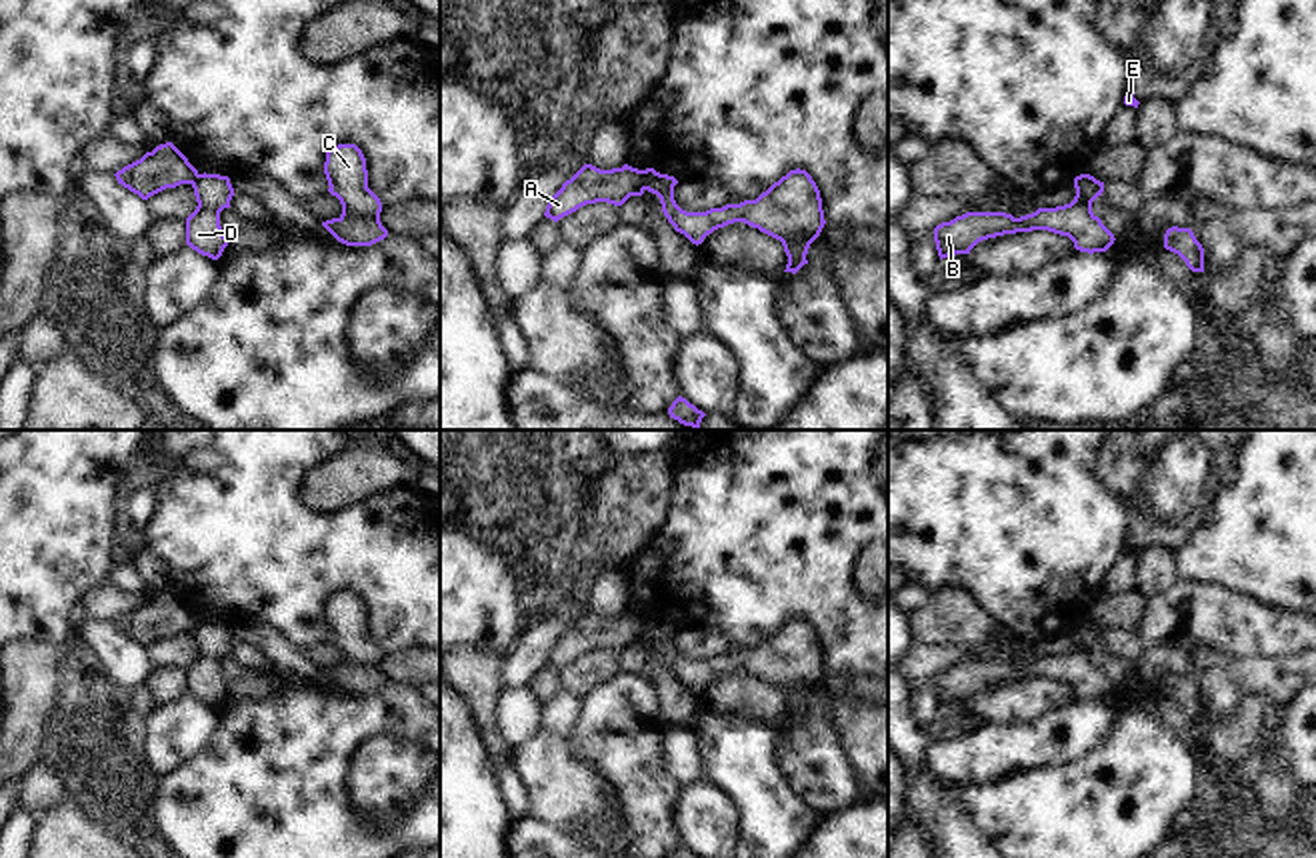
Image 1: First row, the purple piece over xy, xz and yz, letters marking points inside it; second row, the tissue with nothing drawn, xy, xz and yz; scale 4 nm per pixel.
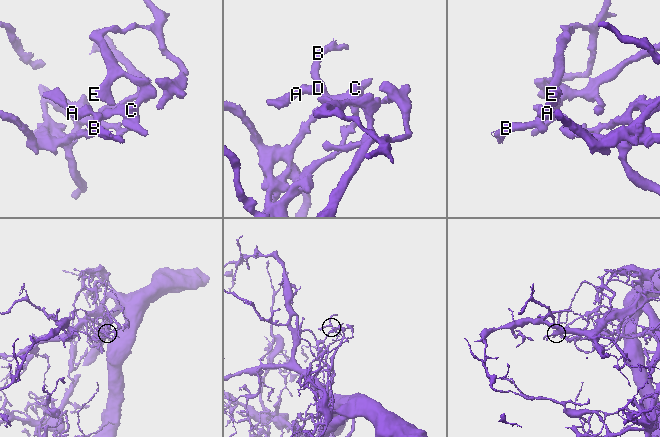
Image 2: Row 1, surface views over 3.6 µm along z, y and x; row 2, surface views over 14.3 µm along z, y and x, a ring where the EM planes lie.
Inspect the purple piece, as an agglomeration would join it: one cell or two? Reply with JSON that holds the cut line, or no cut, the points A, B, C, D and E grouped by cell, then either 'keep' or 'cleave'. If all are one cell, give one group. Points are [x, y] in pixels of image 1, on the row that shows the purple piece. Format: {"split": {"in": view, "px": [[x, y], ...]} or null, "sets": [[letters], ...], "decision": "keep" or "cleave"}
{"split": {"in": "xz", "px": [[642, 170], [644, 188]]}, "sets": [["A"], ["B", "C", "D", "E"]], "decision": "cleave"}

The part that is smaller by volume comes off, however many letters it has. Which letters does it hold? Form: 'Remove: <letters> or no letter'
Remove: A

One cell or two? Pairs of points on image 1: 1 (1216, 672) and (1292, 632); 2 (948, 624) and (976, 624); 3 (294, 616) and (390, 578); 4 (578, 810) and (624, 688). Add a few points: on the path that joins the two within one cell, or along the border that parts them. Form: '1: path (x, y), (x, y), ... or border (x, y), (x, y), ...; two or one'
1: border (1190, 652), (1198, 646), (1216, 646), (1236, 660); two
2: path (954, 624), (970, 624); one
3: path (318, 592), (332, 578), (366, 578); one
4: border (566, 736), (610, 782), (620, 808); two

